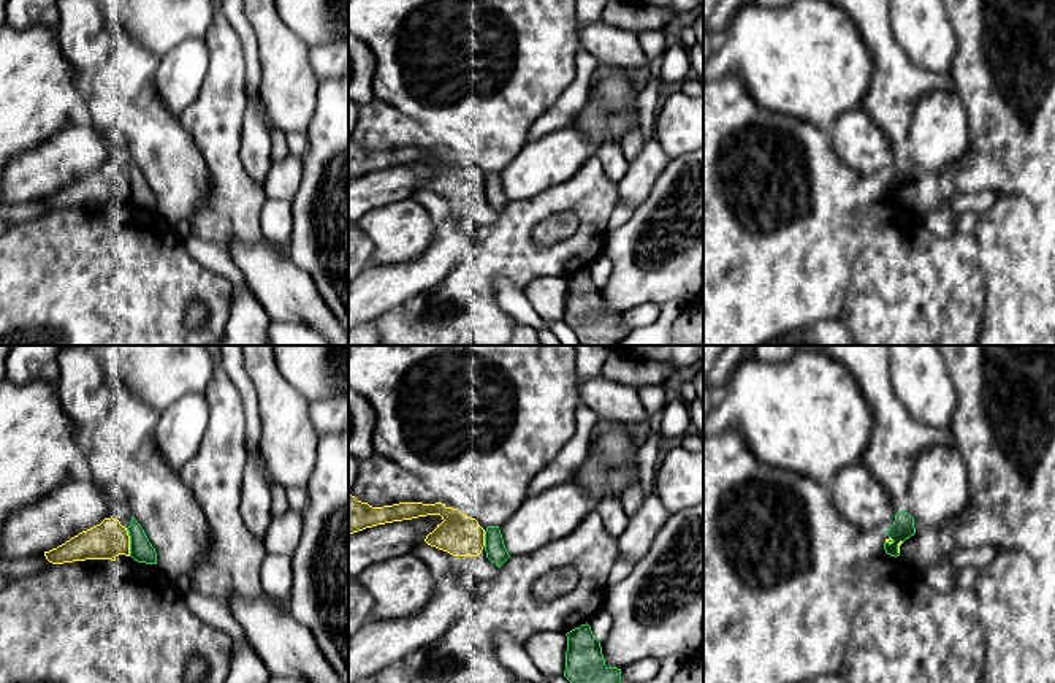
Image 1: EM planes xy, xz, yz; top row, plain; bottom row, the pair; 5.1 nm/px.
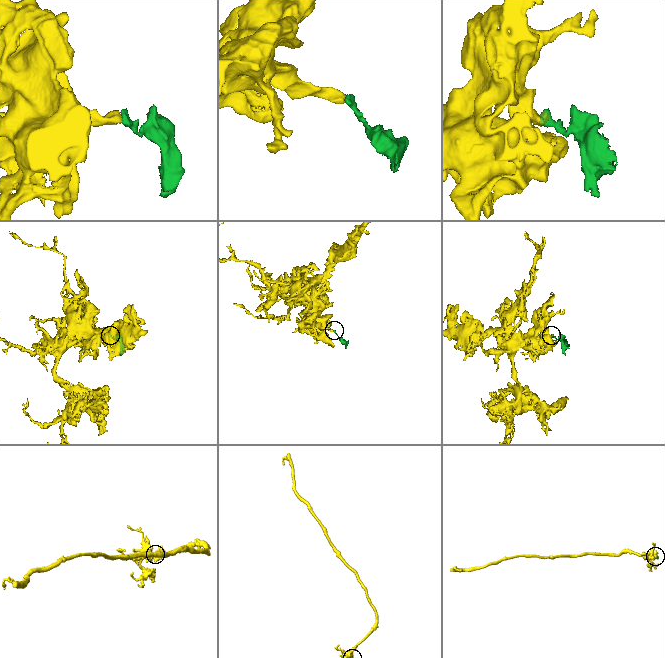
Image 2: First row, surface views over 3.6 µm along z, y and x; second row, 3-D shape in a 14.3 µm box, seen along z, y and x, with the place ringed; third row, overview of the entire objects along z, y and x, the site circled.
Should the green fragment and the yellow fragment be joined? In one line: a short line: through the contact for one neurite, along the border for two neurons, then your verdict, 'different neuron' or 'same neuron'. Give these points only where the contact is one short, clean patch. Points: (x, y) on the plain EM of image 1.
different neuron

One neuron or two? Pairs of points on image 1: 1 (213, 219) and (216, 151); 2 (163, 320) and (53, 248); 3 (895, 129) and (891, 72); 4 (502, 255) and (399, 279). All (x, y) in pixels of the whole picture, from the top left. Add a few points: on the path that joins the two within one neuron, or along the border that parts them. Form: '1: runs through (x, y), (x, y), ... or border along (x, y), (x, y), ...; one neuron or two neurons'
1: runs through (222, 202), (222, 168); one neuron
2: runs through (137, 320), (125, 320), (79, 274); one neuron
3: runs through (892, 114), (892, 86); one neuron
4: border along (463, 262), (430, 287); two neurons

